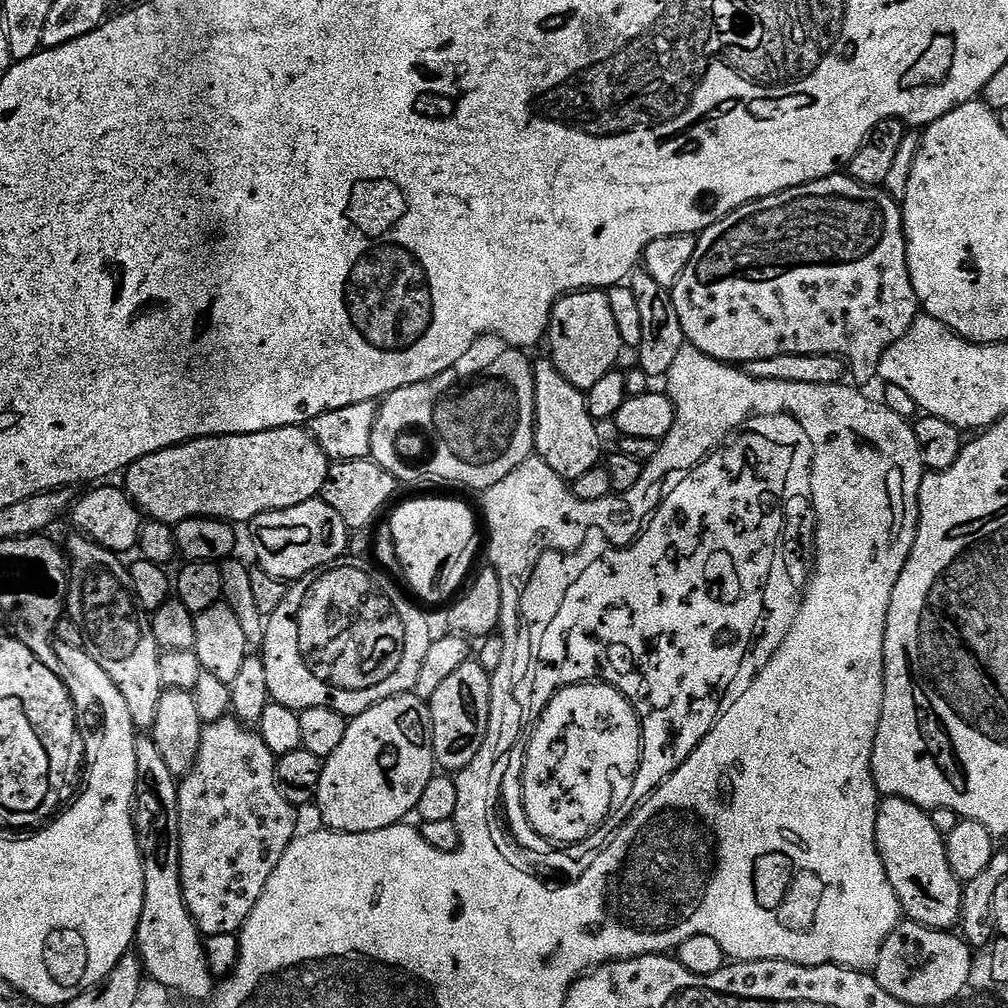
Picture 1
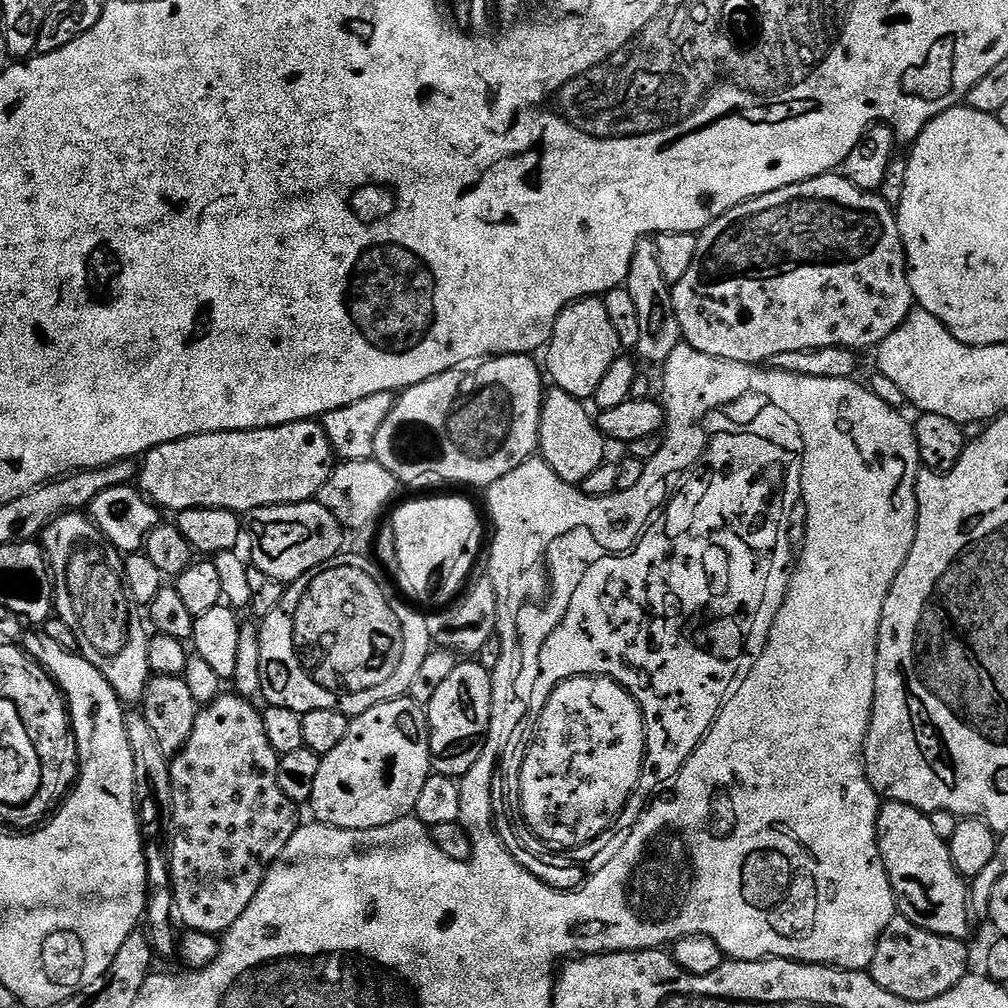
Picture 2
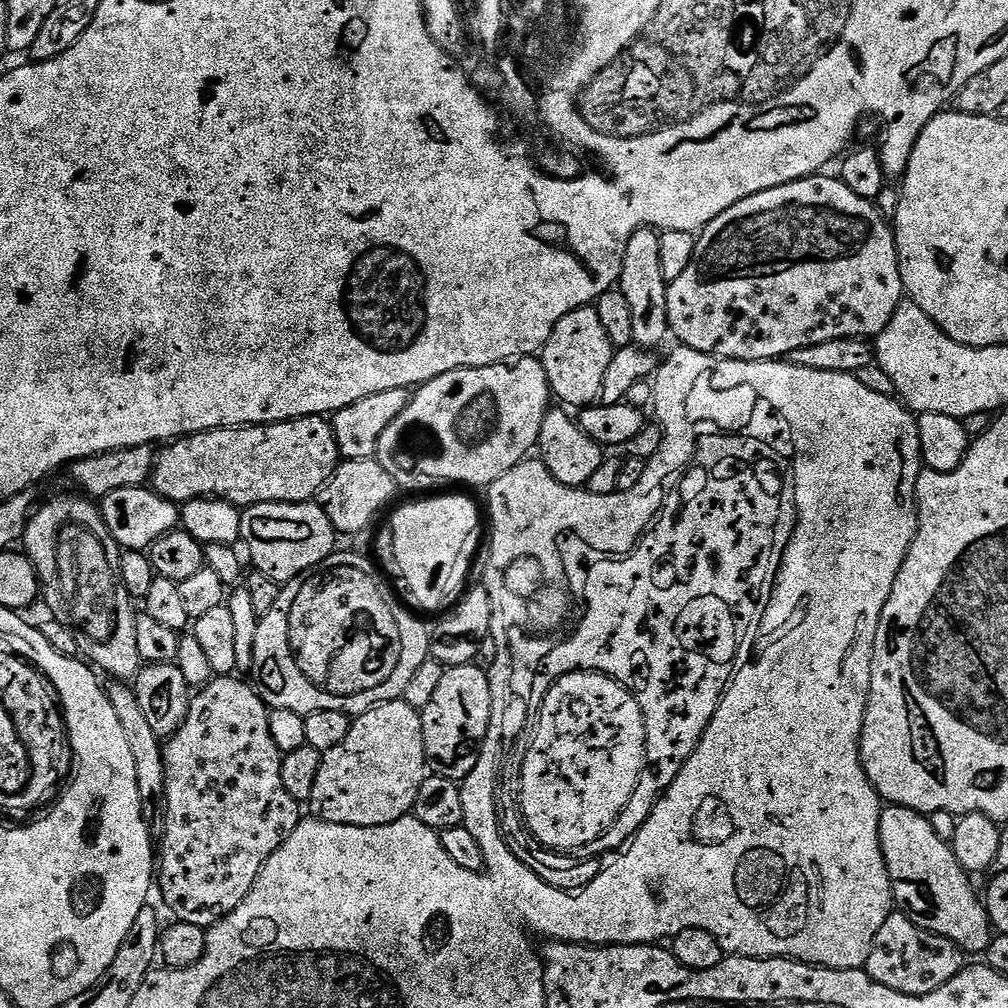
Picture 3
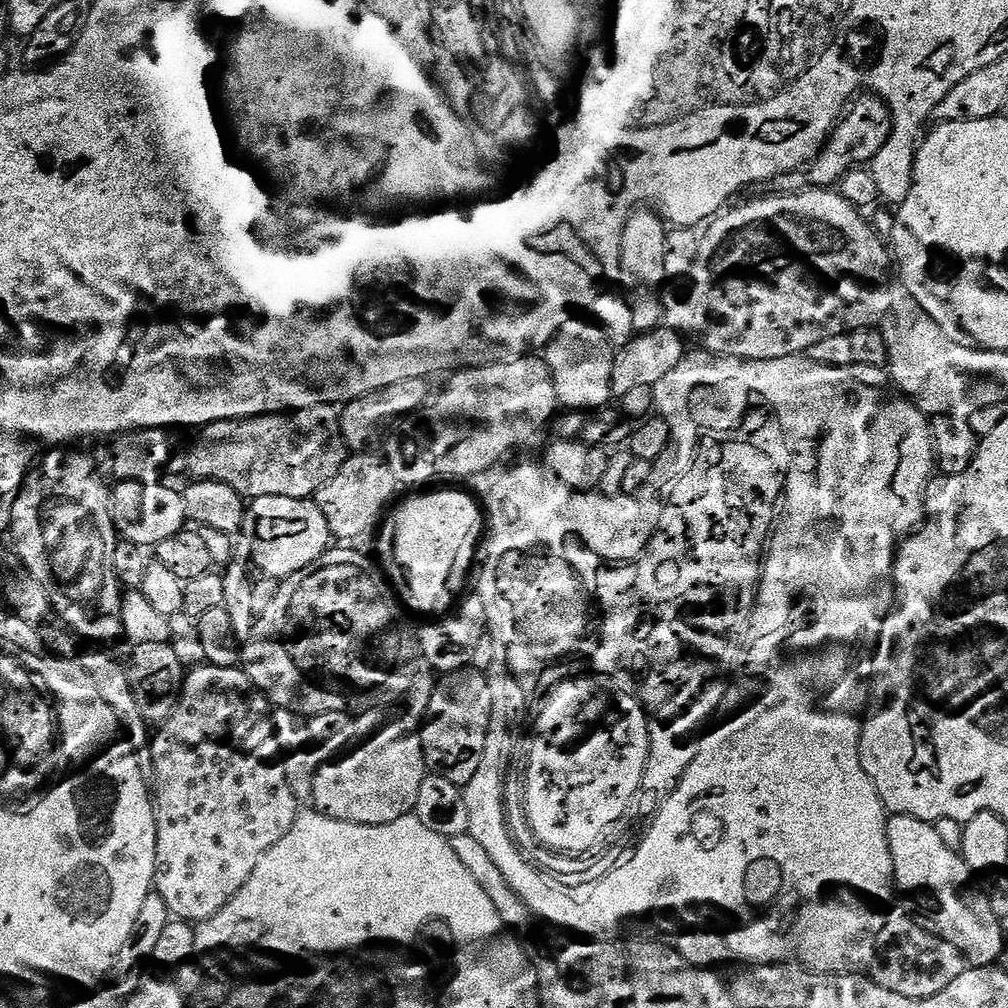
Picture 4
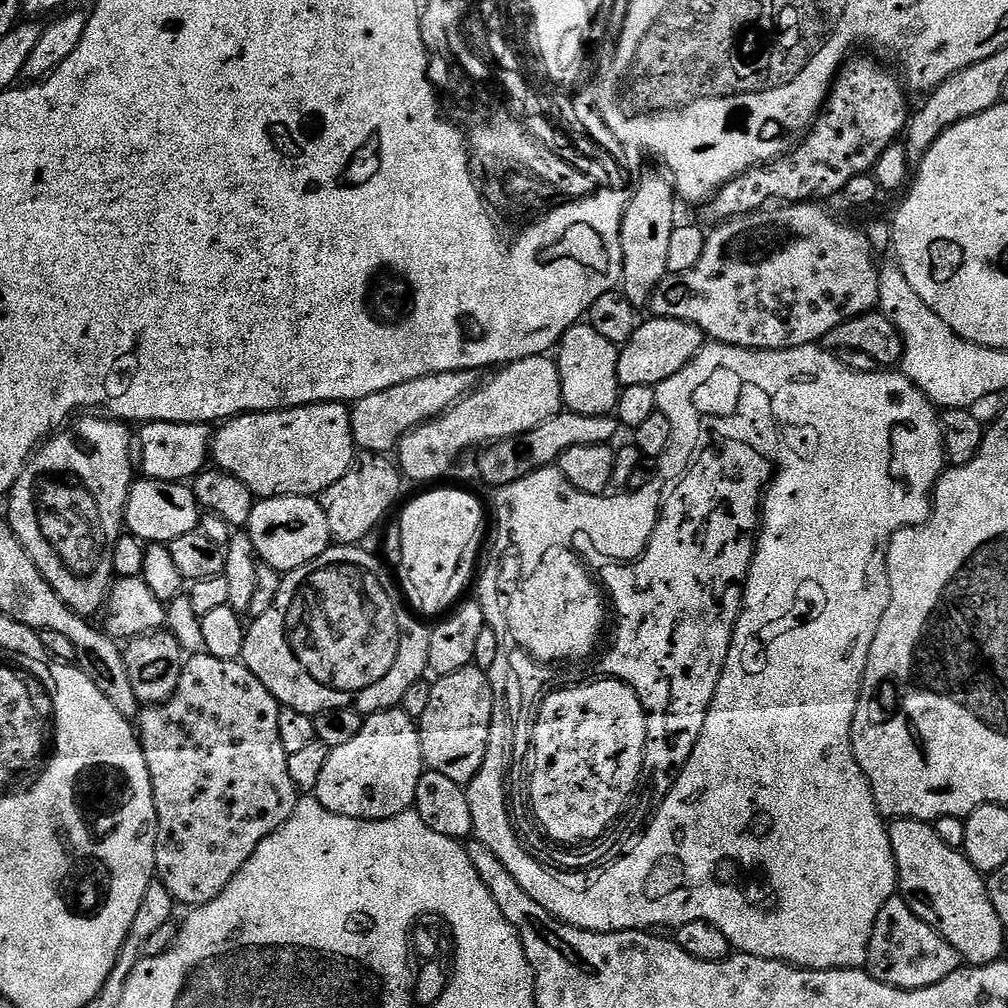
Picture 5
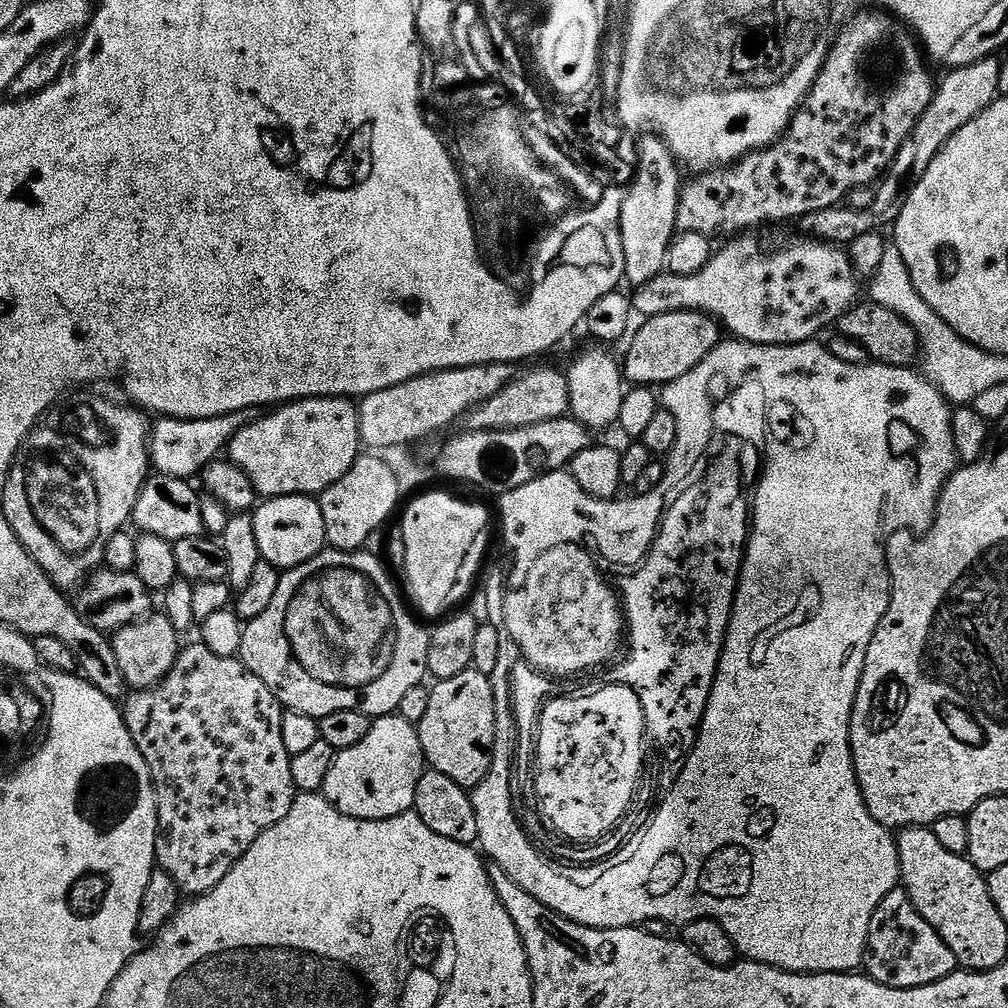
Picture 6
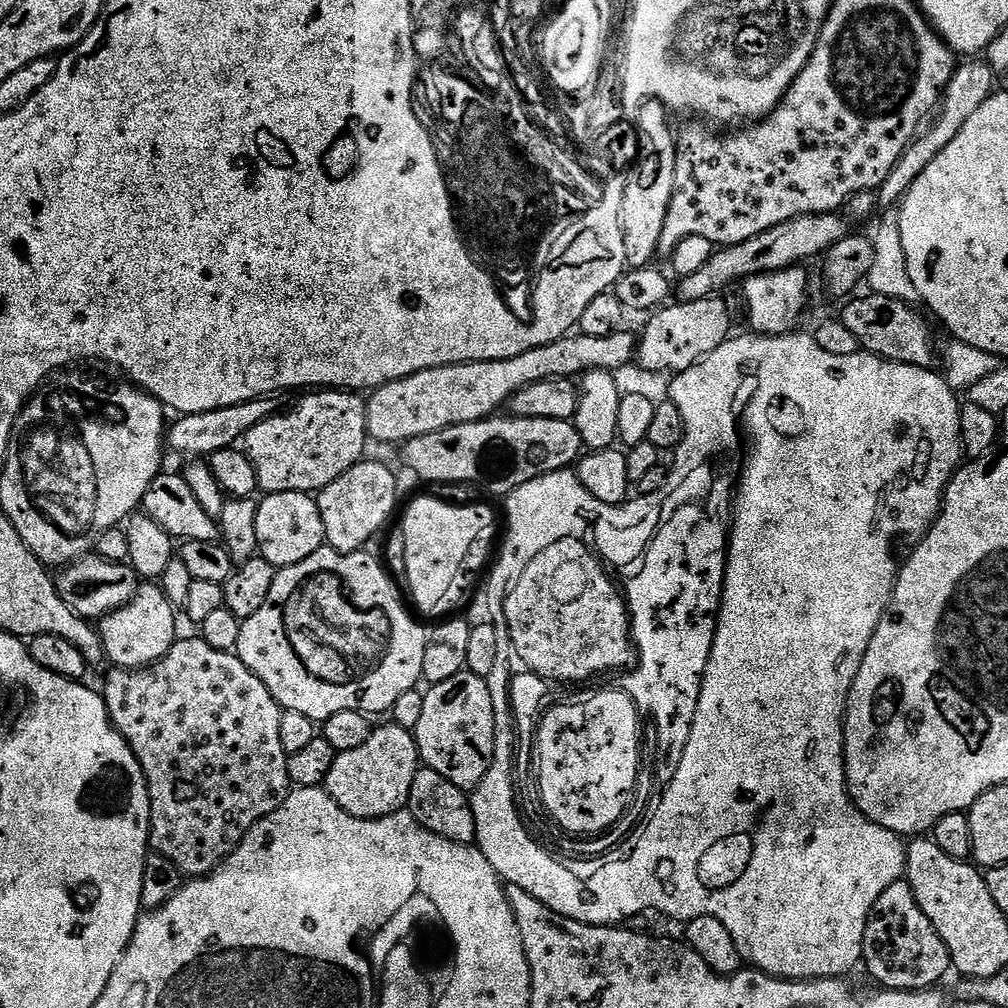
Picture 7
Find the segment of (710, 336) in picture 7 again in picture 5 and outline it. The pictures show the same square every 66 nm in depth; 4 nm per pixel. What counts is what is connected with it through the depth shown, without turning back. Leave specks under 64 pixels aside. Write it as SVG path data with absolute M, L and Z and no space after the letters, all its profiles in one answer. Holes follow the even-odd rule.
M665 316L648 318L641 323L636 333L620 348L618 358L618 378L625 388L639 384L657 385L668 380L686 367L705 347L704 331L691 322L671 320Z

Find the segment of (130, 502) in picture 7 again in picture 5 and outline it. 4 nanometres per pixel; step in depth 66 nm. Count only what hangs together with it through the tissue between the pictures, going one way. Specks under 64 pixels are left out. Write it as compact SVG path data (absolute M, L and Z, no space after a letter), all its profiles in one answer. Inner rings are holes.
M96 414L81 415L84 416L81 420L73 419L67 426L61 427L55 433L57 441L48 442L48 452L56 452L56 468L74 470L78 480L85 486L90 485L103 509L104 522L120 526L124 524L124 507L134 483L134 432L128 429L131 427L127 423L115 418L92 415Z

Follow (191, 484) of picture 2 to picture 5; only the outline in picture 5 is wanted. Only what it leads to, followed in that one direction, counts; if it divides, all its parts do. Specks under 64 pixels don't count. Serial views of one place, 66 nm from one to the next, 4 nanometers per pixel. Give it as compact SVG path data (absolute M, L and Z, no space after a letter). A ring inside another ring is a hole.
M344 402L307 404L301 408L282 408L279 412L250 412L231 417L215 429L210 445L210 456L215 467L229 472L238 482L251 491L253 497L311 496L319 497L346 470L351 468L358 456L356 443L352 441L352 413Z

